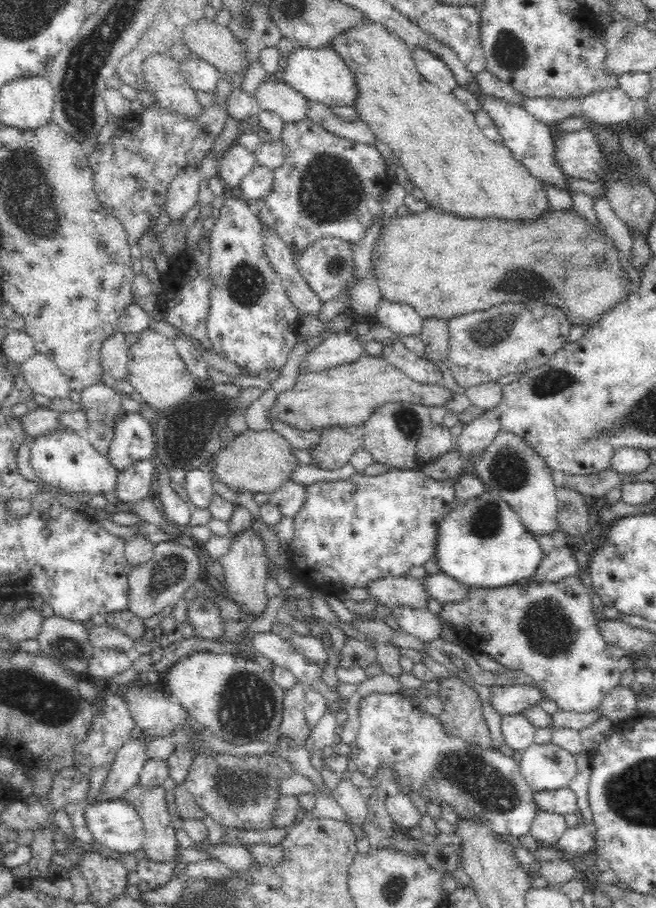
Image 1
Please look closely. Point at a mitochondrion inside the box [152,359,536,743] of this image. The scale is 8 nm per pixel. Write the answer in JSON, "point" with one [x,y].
{"point":[249,705]}

